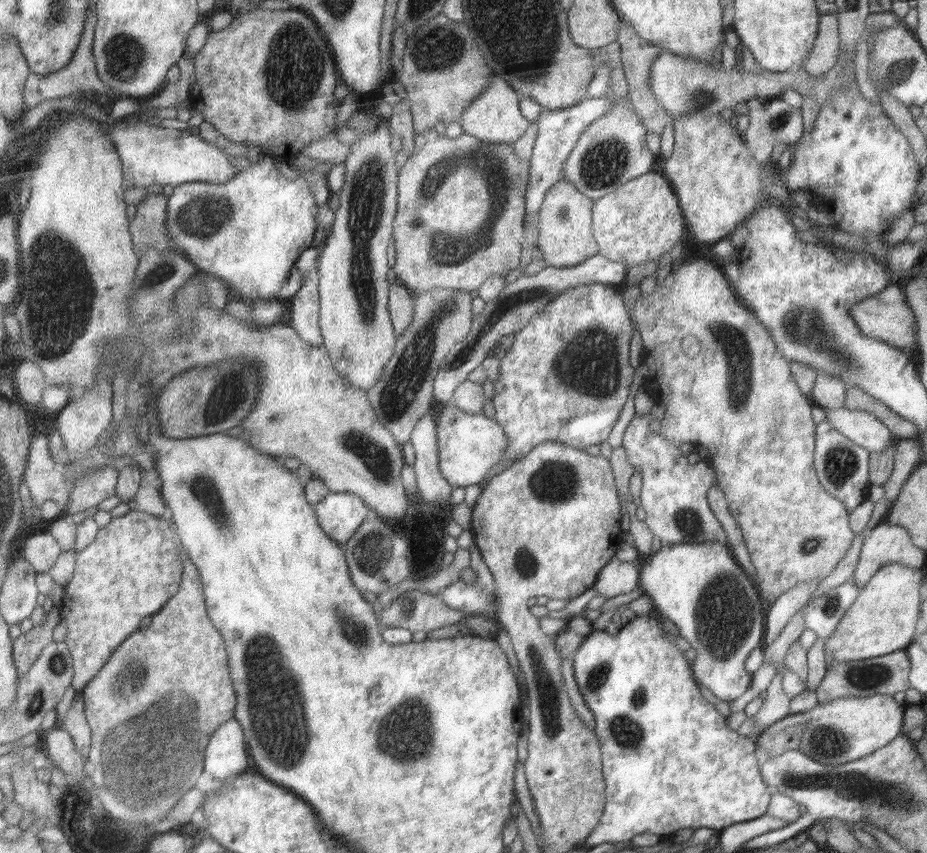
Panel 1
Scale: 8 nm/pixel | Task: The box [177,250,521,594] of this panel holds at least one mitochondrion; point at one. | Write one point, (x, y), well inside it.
(407, 379)

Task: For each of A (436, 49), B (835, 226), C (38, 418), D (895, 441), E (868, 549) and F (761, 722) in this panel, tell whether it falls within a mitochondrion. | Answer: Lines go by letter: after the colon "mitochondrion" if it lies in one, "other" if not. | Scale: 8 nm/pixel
A: mitochondrion
B: other
C: other
D: other
E: other
F: other

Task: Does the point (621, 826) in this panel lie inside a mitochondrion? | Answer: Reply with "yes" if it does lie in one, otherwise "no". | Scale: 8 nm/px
no

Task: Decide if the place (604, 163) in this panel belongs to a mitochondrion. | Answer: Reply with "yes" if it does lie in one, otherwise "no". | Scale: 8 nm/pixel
yes

